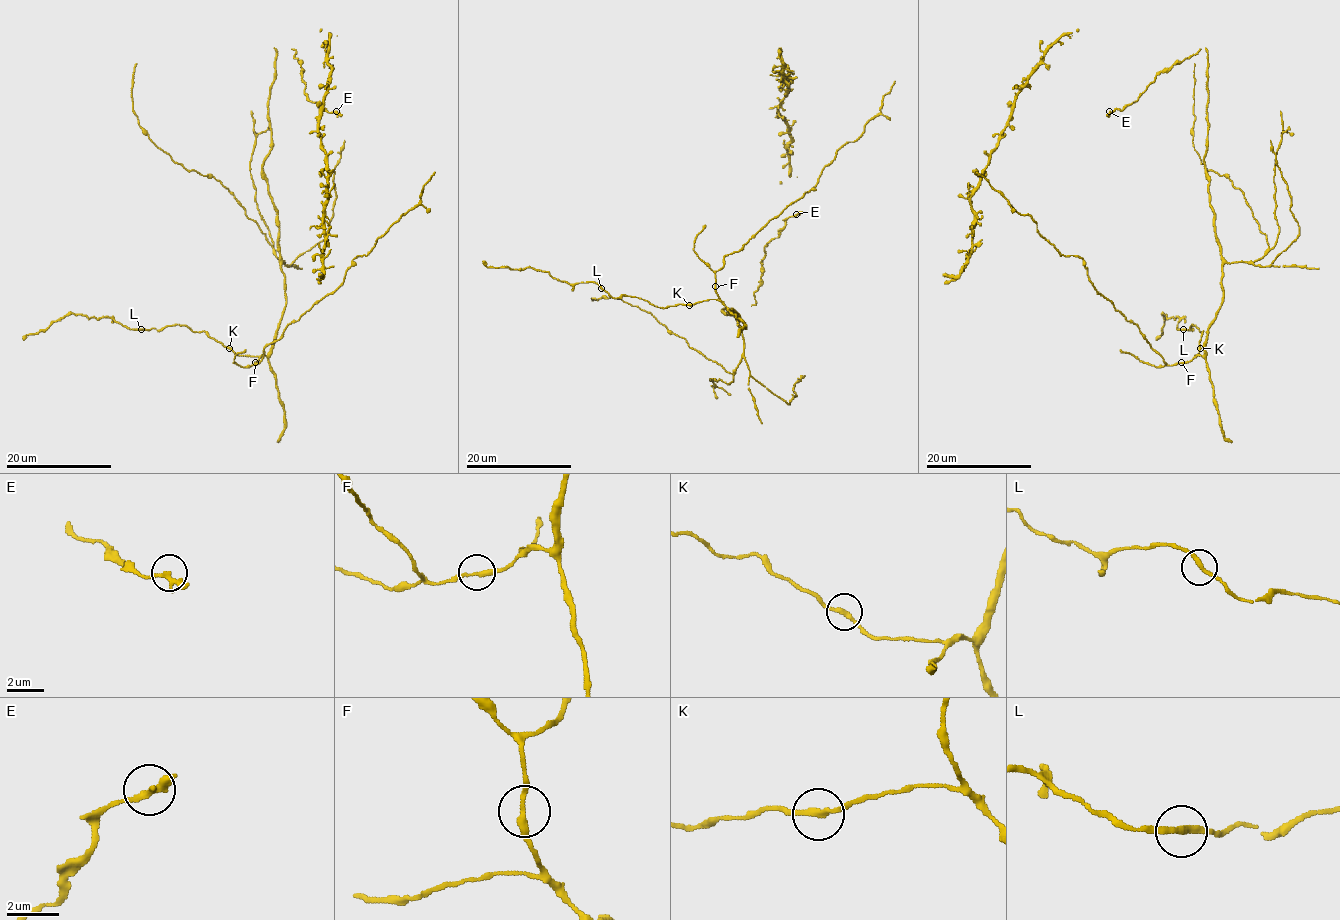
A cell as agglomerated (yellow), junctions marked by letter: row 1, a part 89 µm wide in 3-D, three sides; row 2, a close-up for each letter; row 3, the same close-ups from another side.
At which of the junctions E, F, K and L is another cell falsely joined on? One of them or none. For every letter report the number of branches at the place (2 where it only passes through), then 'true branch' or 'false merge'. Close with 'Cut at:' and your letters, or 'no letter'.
E: 2 branches meet; true branch
F: 2 branches meet; true branch
K: 2 branches meet; true branch
L: 2 branches meet; true branch
Cut at: no letter

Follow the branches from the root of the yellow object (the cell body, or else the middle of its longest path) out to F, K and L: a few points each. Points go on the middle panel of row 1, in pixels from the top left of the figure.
F: (726, 309), (722, 311), (733, 315), (741, 326), (746, 326), (739, 316), (720, 299), (716, 287)
K: (726, 309), (722, 311), (733, 315), (741, 326), (746, 326), (734, 311), (718, 300), (708, 299), (689, 305)
L: (726, 309), (722, 311), (746, 326), (734, 311), (714, 299), (664, 308), (631, 296), (611, 297), (601, 288)

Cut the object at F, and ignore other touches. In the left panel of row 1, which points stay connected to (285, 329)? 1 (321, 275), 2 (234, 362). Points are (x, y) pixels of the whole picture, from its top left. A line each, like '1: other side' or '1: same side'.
1: other side
2: same side

